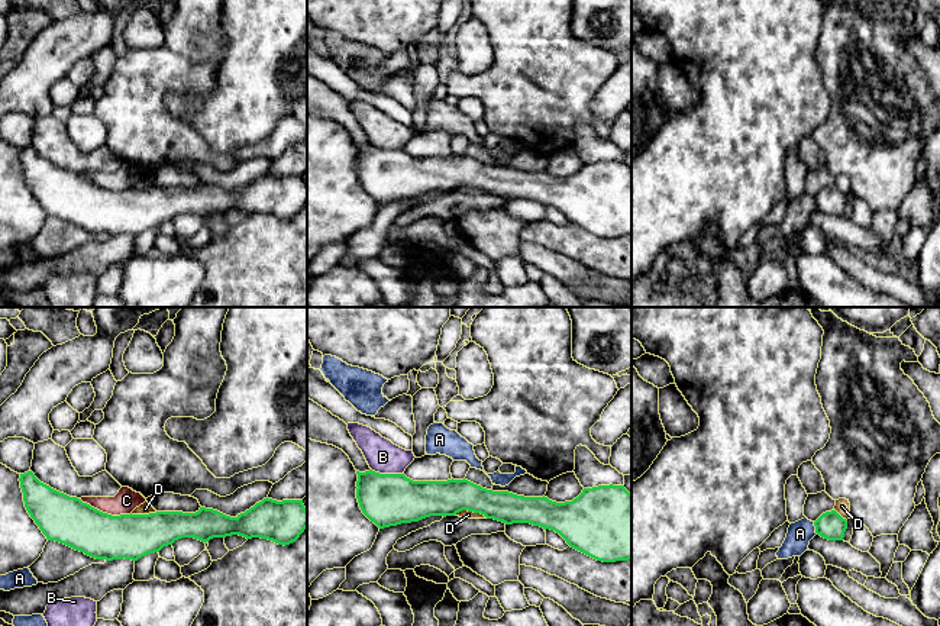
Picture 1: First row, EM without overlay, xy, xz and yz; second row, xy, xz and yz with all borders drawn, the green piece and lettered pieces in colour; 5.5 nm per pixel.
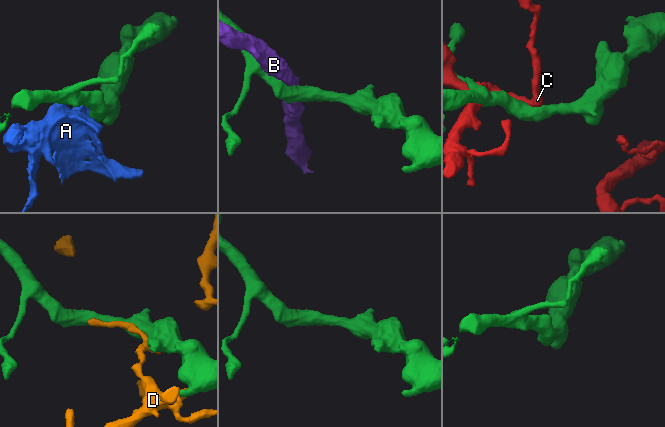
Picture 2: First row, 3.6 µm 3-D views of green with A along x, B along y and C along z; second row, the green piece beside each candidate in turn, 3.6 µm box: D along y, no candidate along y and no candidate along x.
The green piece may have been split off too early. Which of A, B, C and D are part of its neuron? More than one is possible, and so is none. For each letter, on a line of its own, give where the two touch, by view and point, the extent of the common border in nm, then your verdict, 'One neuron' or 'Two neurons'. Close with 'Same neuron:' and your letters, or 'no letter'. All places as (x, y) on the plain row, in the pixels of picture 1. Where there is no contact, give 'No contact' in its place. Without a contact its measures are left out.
A: Touches green at yz (816, 203). Shared border 80 nm. Two neurons
B: Touches green at xz (387, 149). Shared border 190 nm. Two neurons
C: Touches green at xy (105, 189). Shared border 300 nm. Two neurons
D: Touches green at xz (471, 186). Shared border 190 nm. Two neurons
Same neuron: no letter

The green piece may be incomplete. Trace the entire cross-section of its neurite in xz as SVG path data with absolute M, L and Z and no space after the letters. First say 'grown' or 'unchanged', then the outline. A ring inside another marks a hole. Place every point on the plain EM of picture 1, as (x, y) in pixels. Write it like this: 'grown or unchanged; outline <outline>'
unchanged; outline M359 148L356 174L362 188L379 204L419 197L430 191L455 191L462 185L481 188L505 200L530 199L559 209L566 219L603 238L631 235L631 170L624 161L584 164L572 177L556 178L547 172L524 172L508 167L482 164L468 155L413 156L404 149Z

